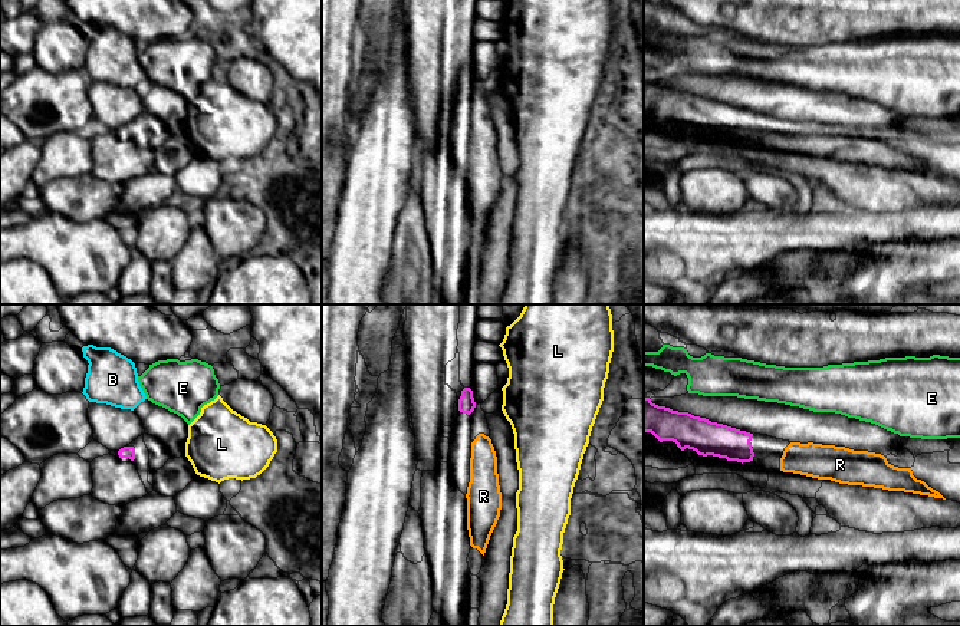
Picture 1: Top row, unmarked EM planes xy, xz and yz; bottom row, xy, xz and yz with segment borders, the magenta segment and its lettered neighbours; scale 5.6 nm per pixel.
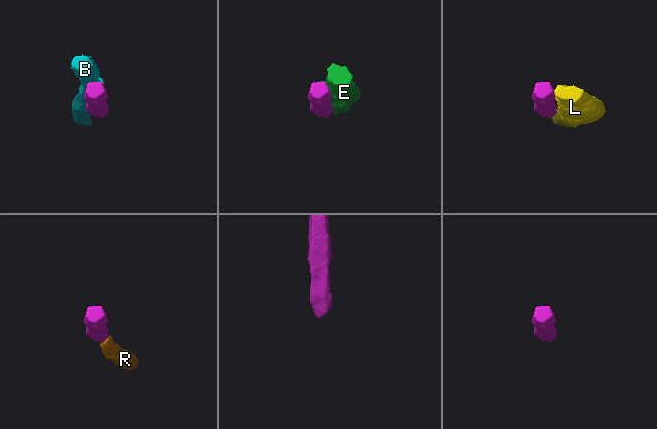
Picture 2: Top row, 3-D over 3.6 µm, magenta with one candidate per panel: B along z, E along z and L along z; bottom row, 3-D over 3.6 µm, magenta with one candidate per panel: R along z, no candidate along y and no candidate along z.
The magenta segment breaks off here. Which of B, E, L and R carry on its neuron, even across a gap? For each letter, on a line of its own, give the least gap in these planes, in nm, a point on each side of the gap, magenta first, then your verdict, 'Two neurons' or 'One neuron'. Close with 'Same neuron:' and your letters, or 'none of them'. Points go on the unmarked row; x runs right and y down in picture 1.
B: Distance 200 nm. Across: xy (131, 125), (131, 88). Two neurons
E: Distance 110 nm. Across: yz (687, 91), (689, 71). Two neurons
L: Distance 150 nm. Across: xz (474, 83), (502, 83). Two neurons
R: Distance 130 nm. Across: xz (469, 92), (479, 112). One neuron
Same neuron: R

